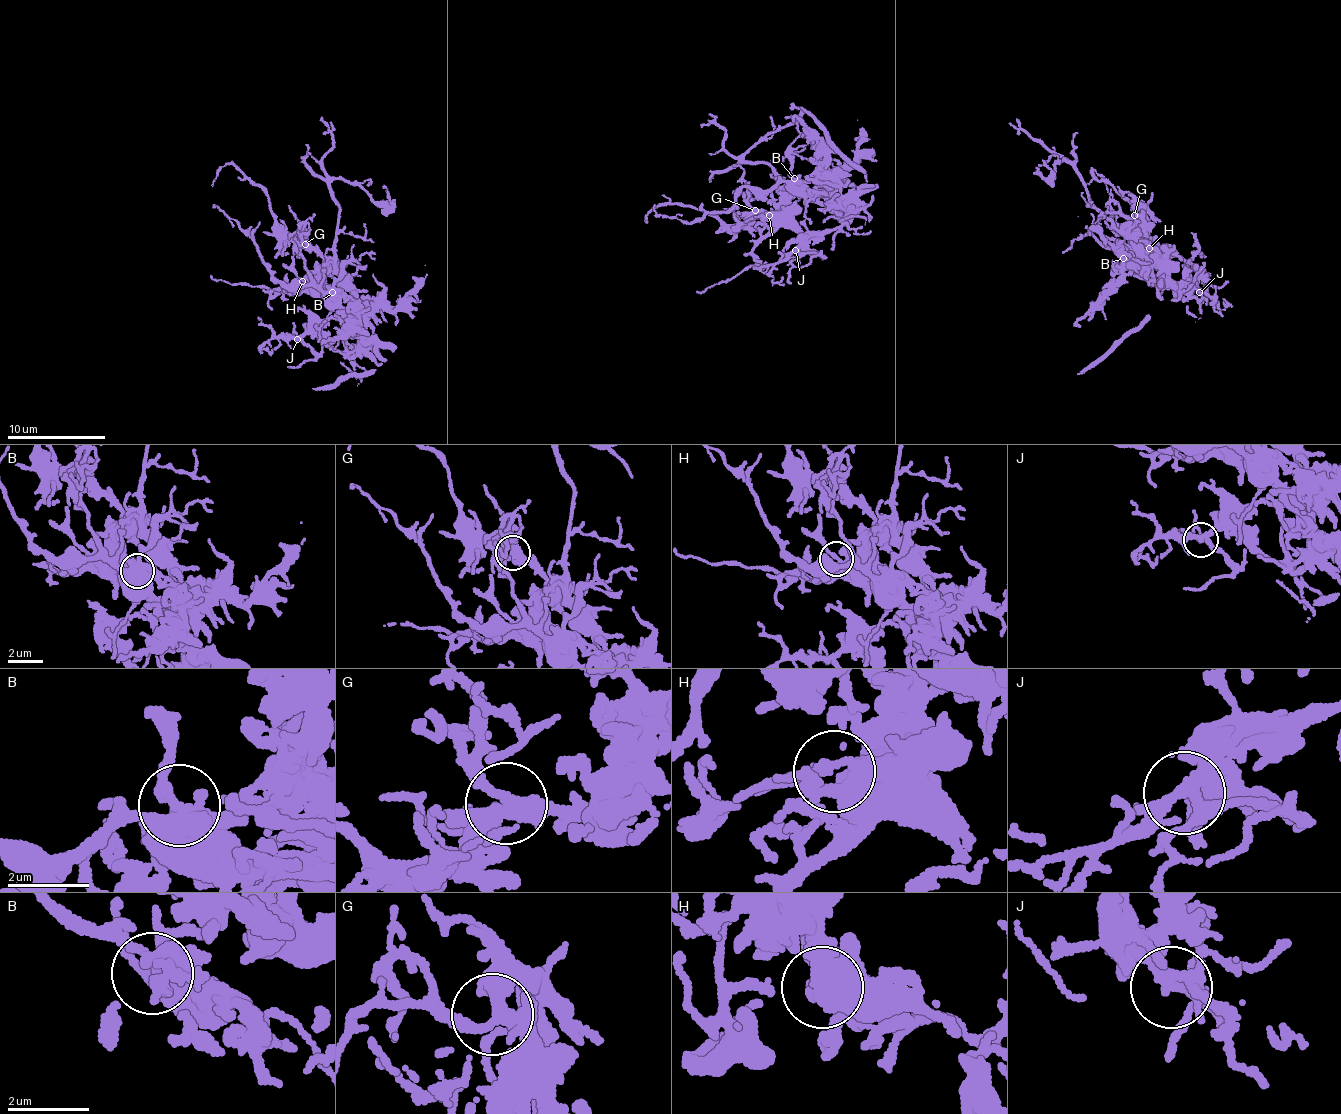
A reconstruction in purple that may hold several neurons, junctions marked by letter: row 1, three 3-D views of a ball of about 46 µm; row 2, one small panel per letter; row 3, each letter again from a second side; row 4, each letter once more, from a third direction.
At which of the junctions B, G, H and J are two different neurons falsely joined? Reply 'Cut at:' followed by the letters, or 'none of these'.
Cut at: none of these

